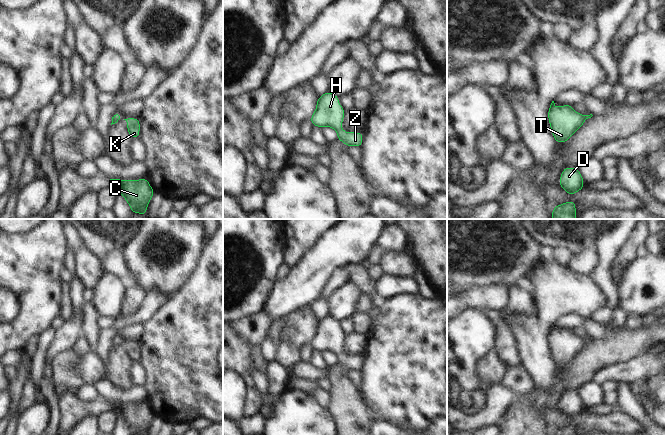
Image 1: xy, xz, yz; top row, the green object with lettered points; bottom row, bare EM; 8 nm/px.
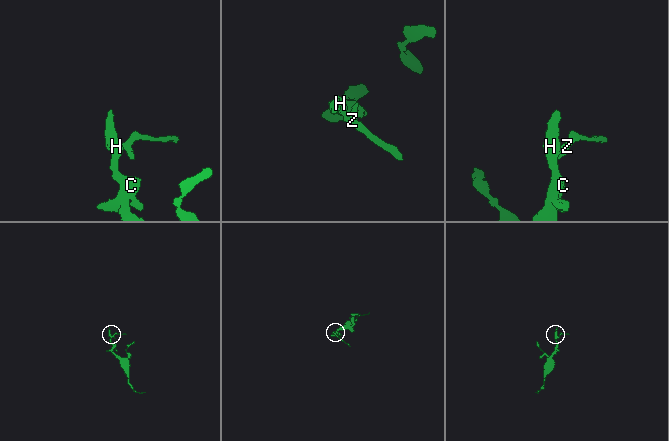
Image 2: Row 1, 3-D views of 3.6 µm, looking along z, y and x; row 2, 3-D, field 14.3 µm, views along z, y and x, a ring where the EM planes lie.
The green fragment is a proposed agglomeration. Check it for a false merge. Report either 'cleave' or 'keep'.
keep

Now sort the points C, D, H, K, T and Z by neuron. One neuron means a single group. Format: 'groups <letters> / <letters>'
groups C D H K T Z

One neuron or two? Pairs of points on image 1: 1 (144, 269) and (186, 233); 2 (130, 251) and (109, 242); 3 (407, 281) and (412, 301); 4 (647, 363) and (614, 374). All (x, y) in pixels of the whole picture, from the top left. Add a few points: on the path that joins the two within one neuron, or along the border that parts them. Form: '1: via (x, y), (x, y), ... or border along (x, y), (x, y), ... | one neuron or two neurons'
1: via (161, 272), (180, 265), (190, 250) | one neuron
2: border along (138, 229), (122, 251) | two neurons
3: border along (417, 293), (397, 293), (387, 299) | two neurons
4: via (639, 370), (622, 373) | one neuron

